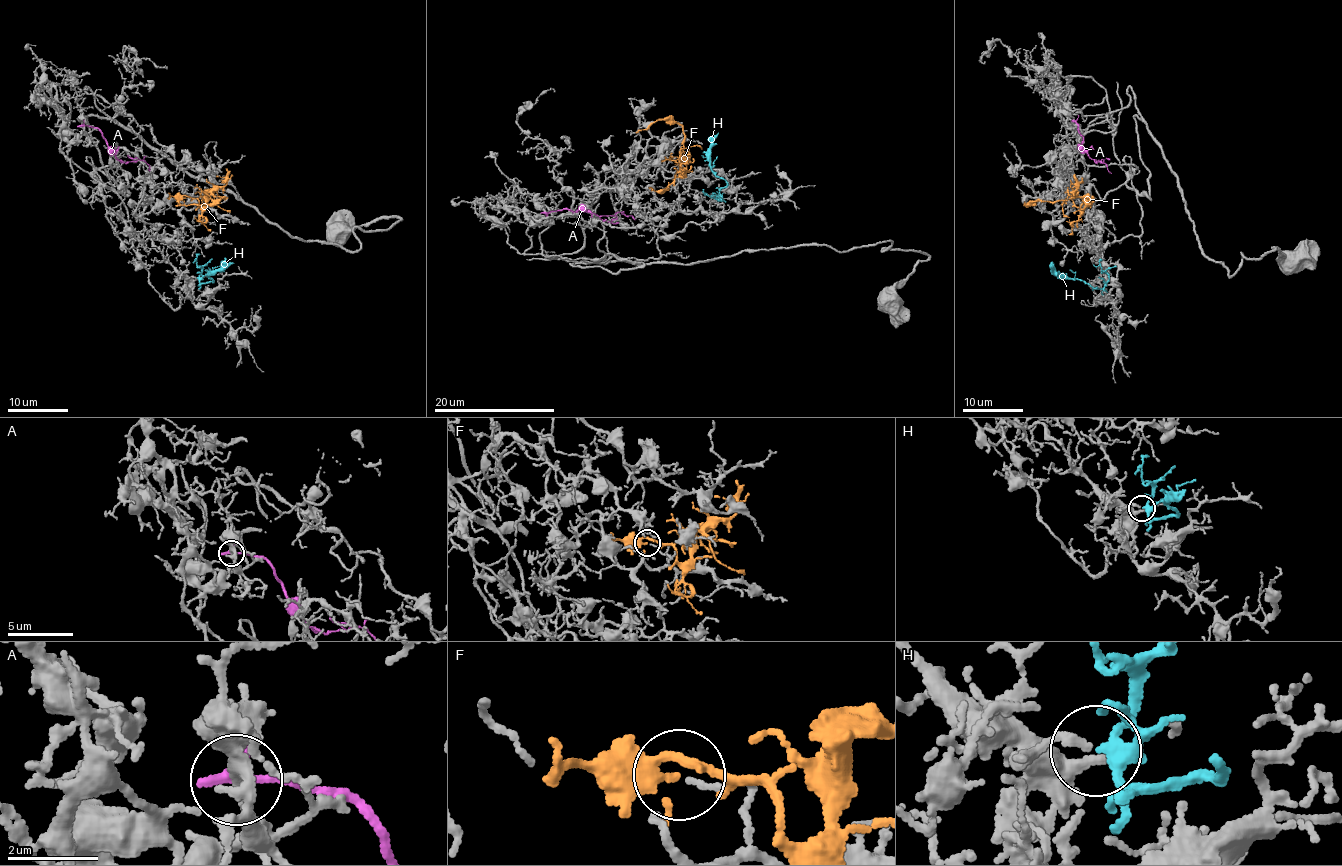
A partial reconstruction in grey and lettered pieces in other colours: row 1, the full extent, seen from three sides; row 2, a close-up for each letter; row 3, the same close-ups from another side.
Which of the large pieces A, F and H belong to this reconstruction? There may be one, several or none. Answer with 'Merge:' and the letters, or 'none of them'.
Merge: H

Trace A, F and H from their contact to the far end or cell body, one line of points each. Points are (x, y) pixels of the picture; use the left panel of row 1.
A: (82, 126), (97, 129), (117, 157), (125, 162), (141, 159), (149, 170)
F: (186, 197), (197, 199), (201, 207), (208, 201), (209, 192), (226, 197), (212, 200), (211, 203), (175, 206)
H: (196, 278), (200, 282), (213, 282), (207, 275), (234, 263)

